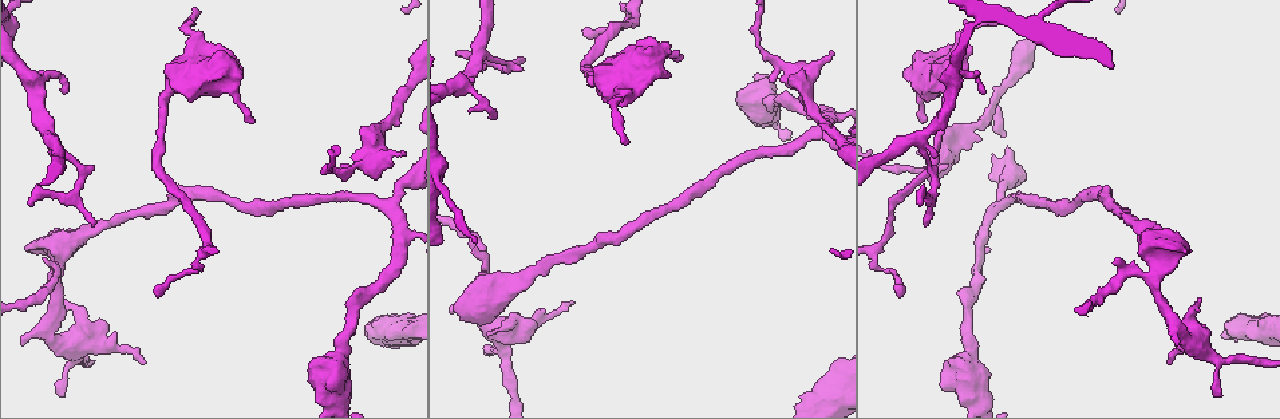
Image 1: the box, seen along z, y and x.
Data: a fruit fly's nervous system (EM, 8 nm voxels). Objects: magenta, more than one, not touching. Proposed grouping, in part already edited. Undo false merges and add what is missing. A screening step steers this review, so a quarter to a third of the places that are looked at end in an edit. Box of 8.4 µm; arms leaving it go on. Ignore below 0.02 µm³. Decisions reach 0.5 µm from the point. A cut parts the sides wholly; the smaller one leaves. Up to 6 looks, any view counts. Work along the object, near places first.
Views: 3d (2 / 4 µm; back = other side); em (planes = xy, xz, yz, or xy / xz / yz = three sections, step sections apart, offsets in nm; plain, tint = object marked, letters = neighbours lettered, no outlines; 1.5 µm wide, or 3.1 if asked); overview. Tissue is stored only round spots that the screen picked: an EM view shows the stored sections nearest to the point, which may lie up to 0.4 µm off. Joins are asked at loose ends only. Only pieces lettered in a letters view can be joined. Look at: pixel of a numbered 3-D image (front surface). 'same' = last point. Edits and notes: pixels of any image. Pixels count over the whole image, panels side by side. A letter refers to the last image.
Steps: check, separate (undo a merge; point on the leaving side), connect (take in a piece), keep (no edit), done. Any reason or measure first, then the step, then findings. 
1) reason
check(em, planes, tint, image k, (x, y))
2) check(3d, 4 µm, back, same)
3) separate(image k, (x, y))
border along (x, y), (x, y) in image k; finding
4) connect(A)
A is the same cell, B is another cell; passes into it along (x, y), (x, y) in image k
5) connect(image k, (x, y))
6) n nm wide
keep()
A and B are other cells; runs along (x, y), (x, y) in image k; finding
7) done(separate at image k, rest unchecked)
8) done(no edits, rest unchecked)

thin end
check(em, planes, tint, image 1, (94, 222))

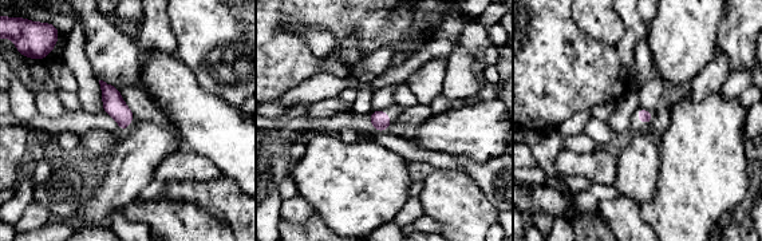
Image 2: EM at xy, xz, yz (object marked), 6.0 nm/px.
check(em, planes, letters, same)

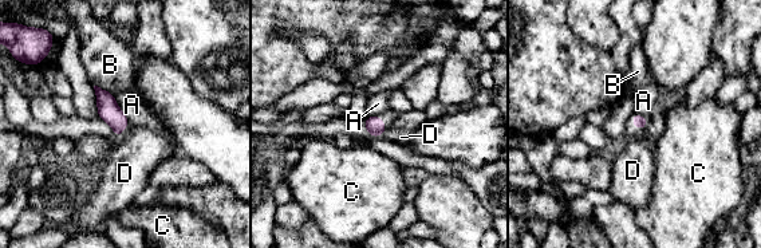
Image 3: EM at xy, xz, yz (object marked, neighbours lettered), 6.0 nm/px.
80 nm wide
keep()
A, B, C and D are other cells; border along (111, 94), (119, 110), (131, 124) in image 3; no lettered piece goes on from it

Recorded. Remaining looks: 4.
stops while still wide
check(em, planes, letters, image 1, (214, 46))

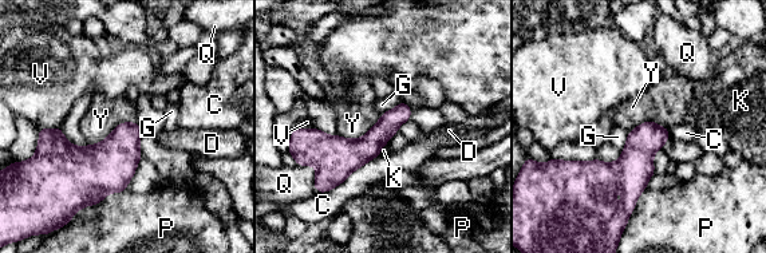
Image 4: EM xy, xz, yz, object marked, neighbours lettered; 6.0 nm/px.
keep()
C, D, G, K, P, Q, V and Y are other cells; border along (134, 121), (89, 145) in image 4; none of them fits

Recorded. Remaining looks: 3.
branch stops here
check(em, planes, tint, image 1, (25, 343))

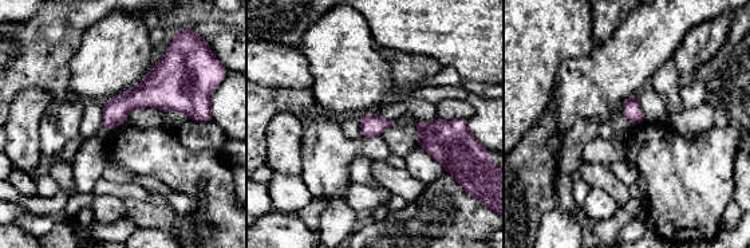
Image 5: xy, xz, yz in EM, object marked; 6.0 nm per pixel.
check(em, planes, letters, same)

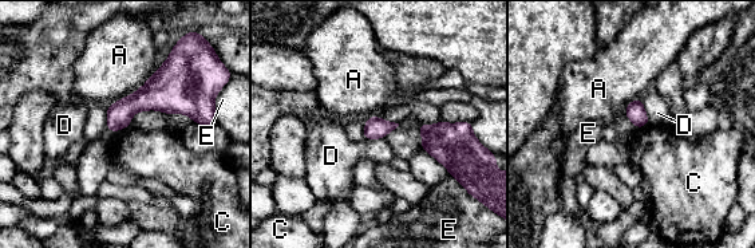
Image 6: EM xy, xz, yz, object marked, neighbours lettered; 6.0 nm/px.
keep()
A, C, D and E are other cells; border along (648, 124), (636, 129) in image 6; no lettered piece goes on from it

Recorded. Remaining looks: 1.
done(no edits, rest unchecked)

